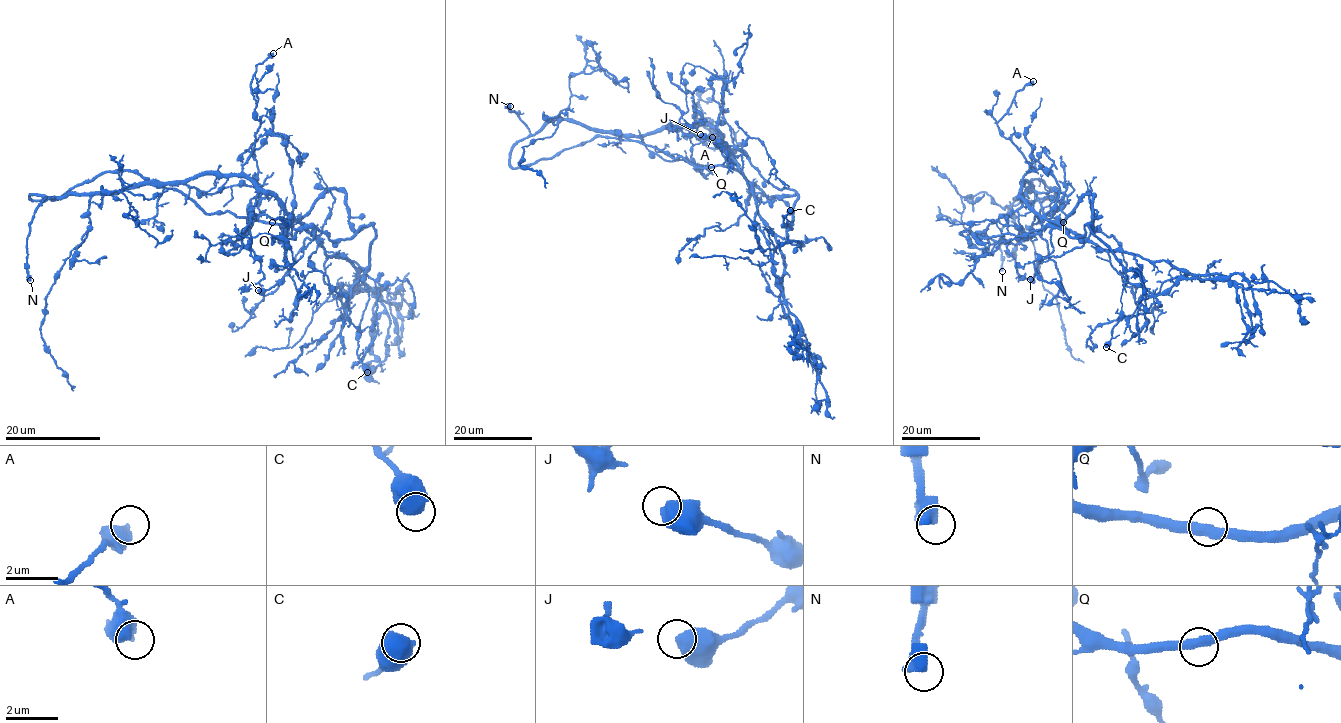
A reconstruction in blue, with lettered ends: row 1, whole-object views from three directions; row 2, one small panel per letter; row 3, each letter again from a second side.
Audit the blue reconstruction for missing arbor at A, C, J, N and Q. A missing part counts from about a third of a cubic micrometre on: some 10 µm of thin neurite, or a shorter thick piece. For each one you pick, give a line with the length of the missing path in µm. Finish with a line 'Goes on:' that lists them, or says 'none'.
N: 70 µm
Goes on: N

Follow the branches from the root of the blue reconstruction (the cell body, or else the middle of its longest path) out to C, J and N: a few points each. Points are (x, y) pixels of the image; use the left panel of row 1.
C: (272, 194), (294, 228), (345, 240), (362, 226), (374, 227), (357, 349), (367, 372)
J: (272, 194), (288, 218), (290, 225), (294, 228), (312, 228), (314, 237), (281, 279), (268, 289), (258, 290)
N: (272, 194), (259, 190), (245, 177), (203, 174), (184, 182), (48, 198), (35, 212), (27, 240), (30, 280)

